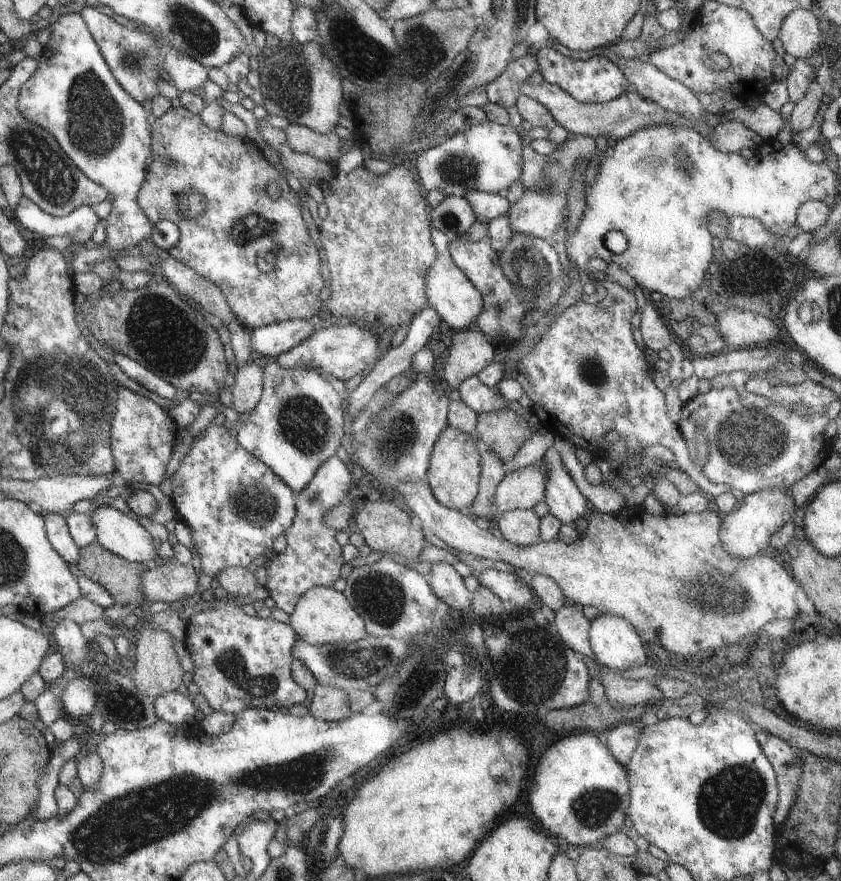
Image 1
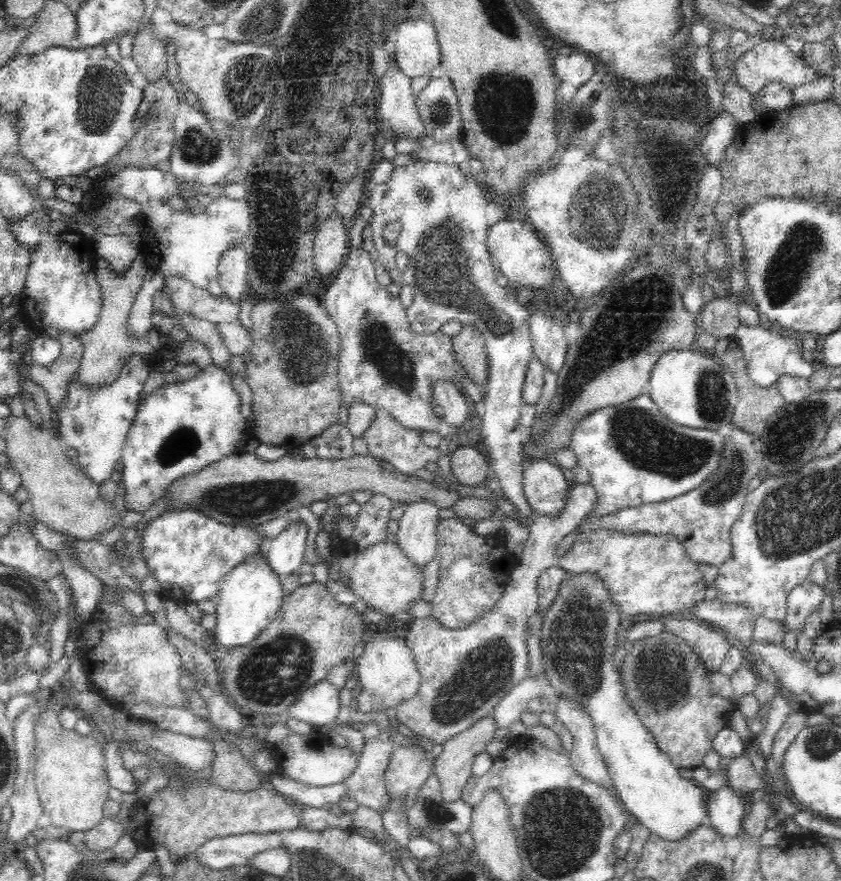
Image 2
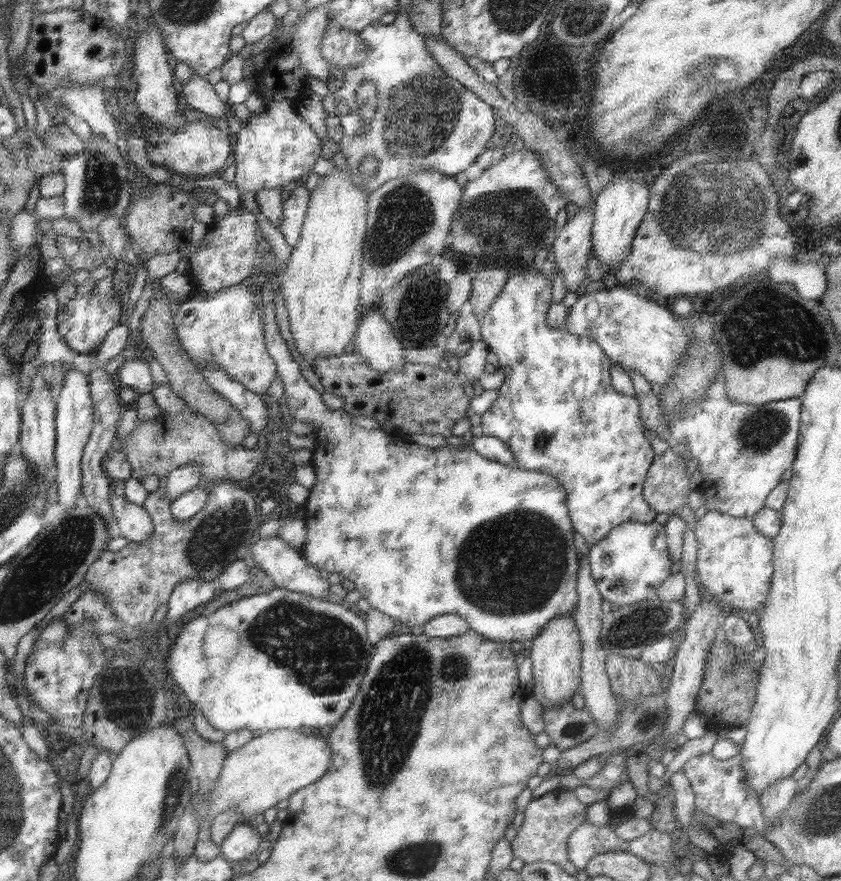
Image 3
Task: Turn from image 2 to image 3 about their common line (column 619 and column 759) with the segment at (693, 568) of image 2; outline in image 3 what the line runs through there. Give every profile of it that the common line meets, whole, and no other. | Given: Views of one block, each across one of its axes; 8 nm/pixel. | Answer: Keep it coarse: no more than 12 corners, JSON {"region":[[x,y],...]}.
{"region":[[753,518],[697,520],[701,594],[753,616],[769,594],[773,542]]}

